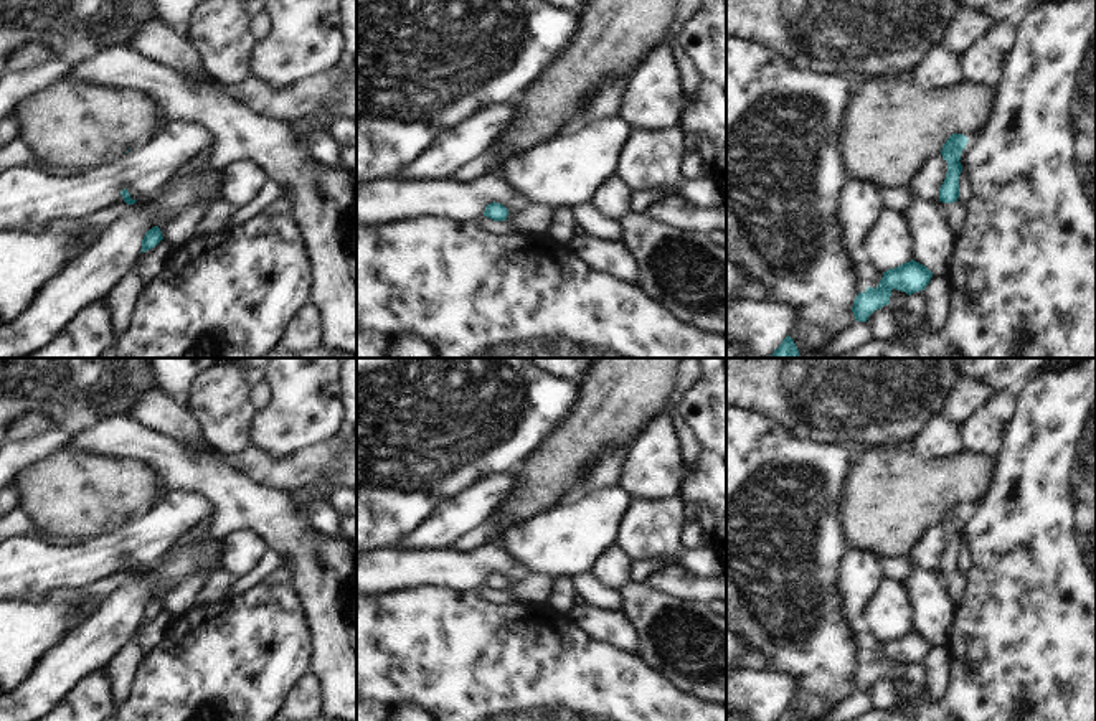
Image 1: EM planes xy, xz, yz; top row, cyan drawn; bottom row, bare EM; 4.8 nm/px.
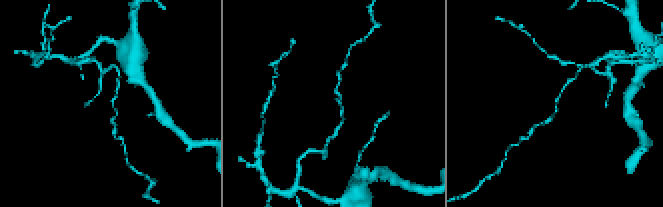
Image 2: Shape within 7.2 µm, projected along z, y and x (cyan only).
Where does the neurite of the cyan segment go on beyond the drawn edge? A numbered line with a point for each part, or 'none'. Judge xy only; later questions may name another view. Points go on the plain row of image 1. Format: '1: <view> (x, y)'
none

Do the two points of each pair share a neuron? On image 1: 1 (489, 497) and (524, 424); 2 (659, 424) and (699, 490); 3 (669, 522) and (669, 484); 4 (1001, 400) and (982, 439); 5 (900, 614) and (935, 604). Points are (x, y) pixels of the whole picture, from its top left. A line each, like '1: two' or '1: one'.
1: two
2: two
3: two
4: one
5: two

